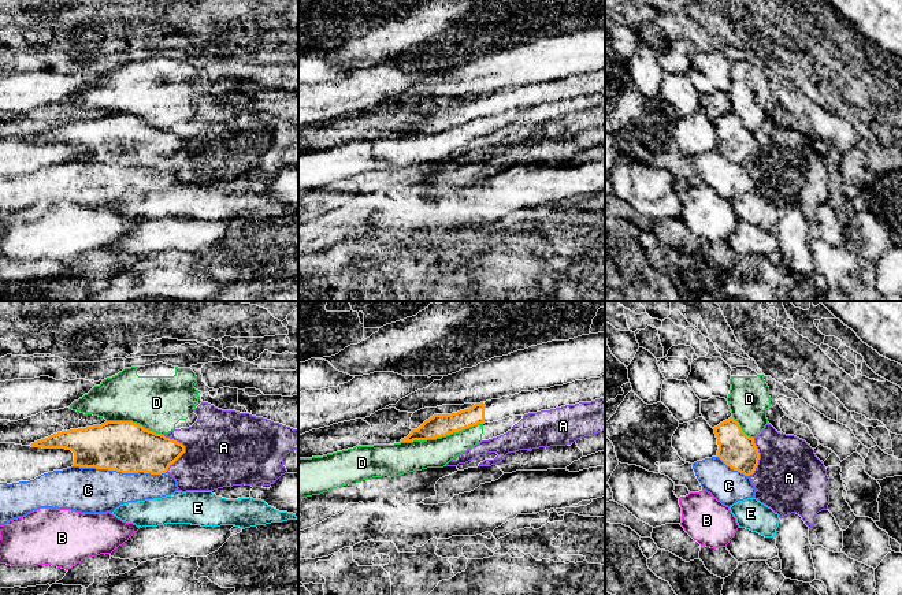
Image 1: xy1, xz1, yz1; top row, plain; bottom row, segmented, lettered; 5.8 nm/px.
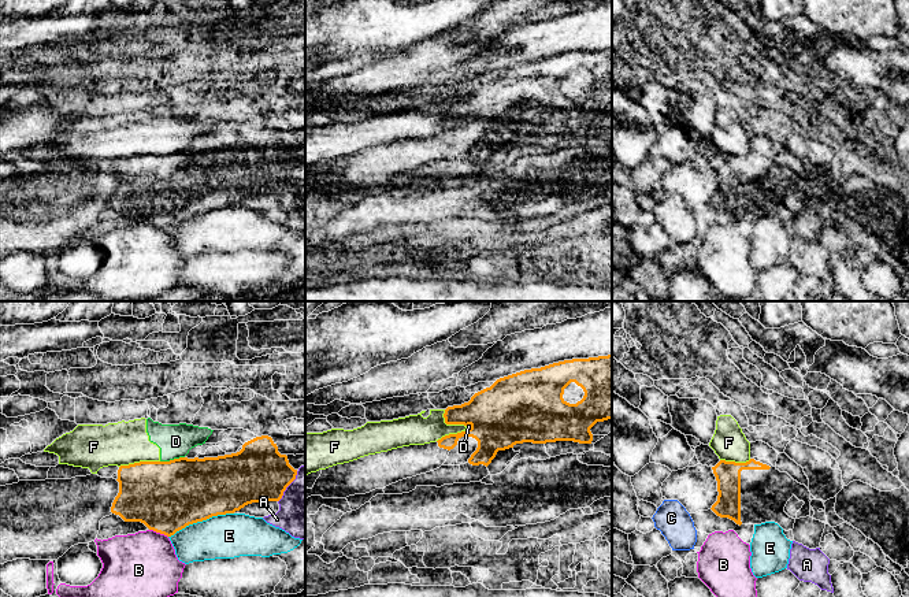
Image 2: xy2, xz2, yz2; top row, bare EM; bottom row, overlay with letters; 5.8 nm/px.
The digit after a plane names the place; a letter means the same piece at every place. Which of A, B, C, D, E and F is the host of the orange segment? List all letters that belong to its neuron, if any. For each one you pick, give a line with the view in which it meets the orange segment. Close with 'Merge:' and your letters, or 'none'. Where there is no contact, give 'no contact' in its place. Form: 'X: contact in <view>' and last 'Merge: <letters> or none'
Merge: none

